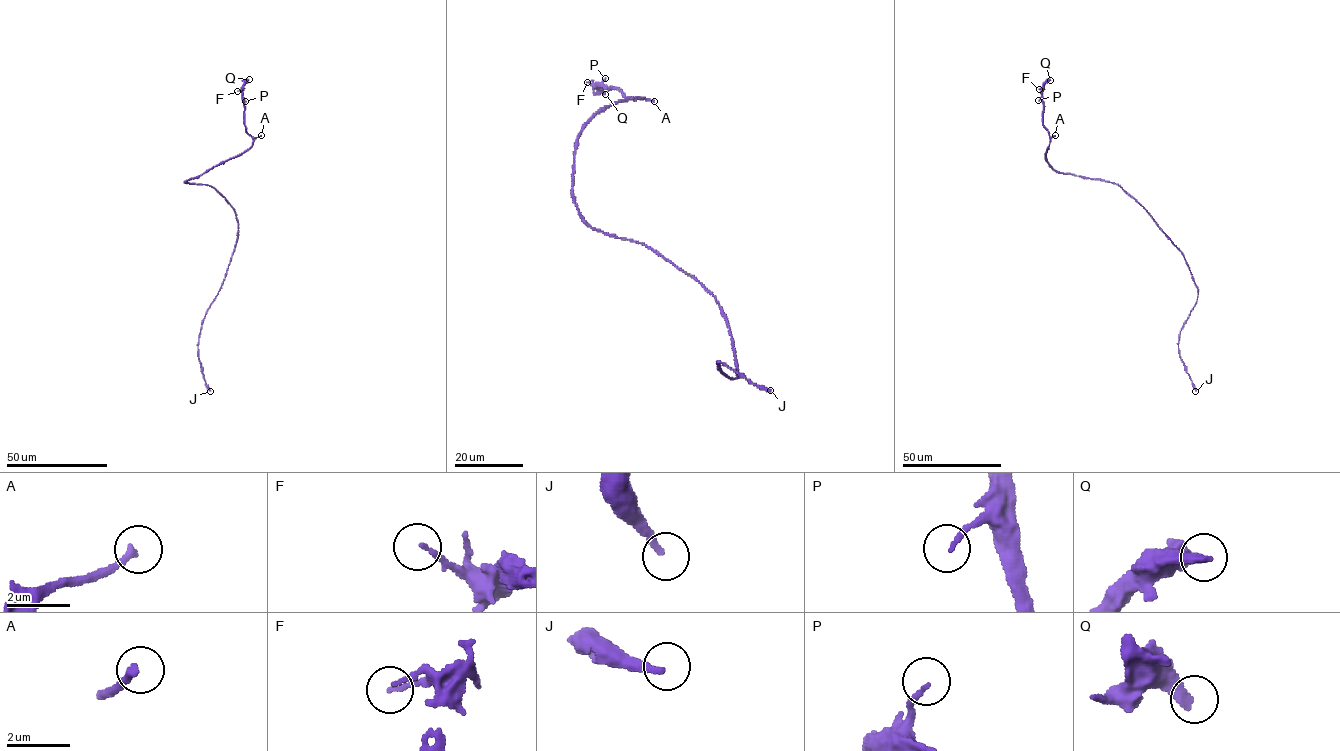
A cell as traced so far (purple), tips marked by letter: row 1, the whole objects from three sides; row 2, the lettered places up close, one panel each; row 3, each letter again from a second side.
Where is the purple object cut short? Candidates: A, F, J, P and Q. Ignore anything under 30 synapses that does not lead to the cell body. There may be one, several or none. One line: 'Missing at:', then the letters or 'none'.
Missing at: A, Q

